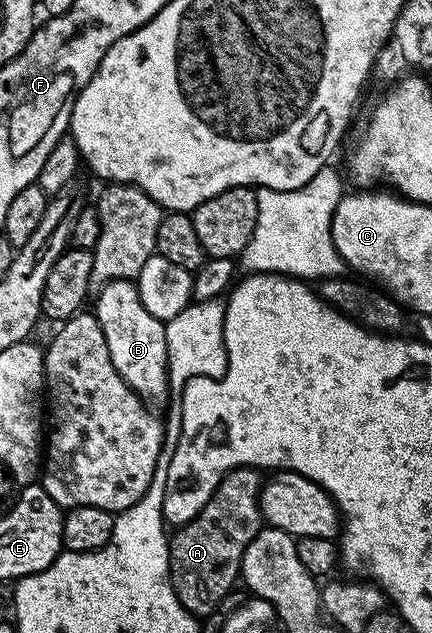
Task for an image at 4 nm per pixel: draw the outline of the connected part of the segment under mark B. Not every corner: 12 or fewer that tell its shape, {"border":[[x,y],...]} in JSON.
{"border":[[131,279],[97,291],[116,372],[143,400],[168,394],[166,323]]}

